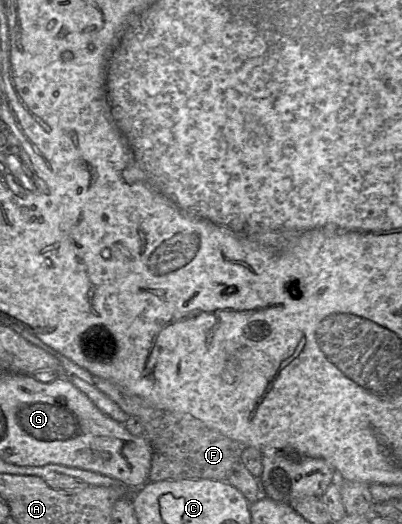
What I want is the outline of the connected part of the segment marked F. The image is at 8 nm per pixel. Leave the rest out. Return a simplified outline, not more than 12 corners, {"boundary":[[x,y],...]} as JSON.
{"boundary":[[107,379],[98,390],[140,420],[150,482],[226,481],[242,445]]}

